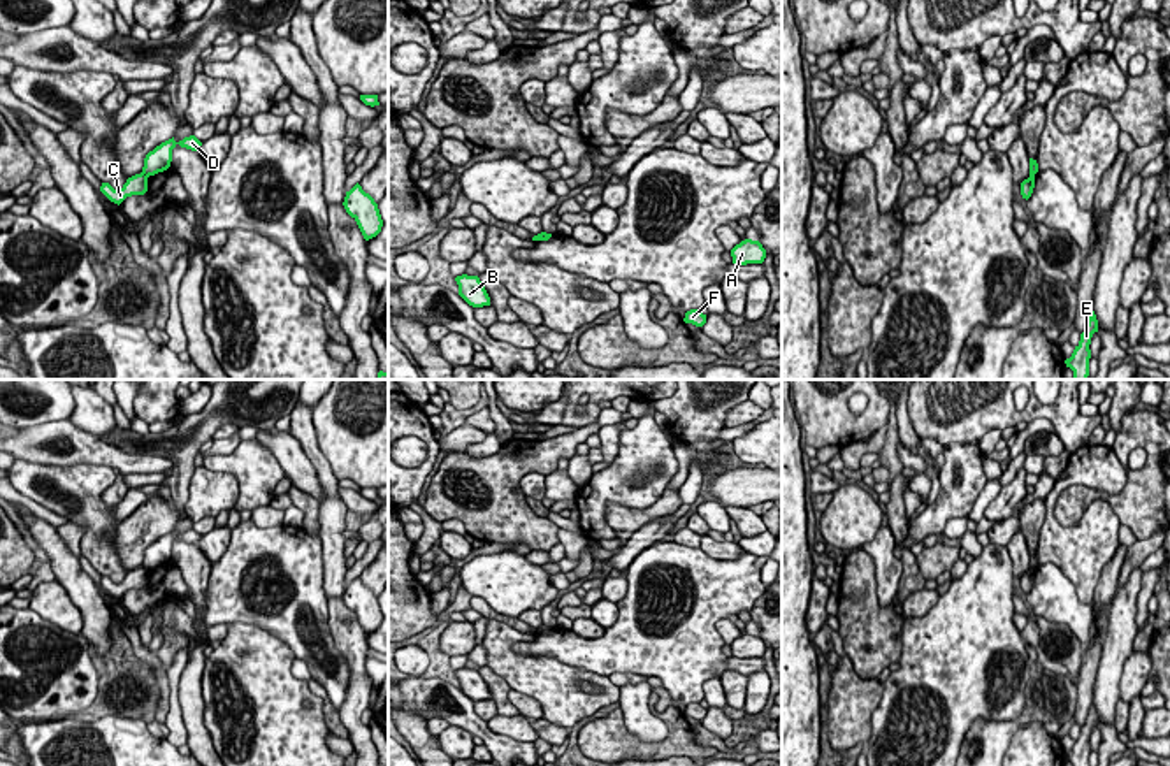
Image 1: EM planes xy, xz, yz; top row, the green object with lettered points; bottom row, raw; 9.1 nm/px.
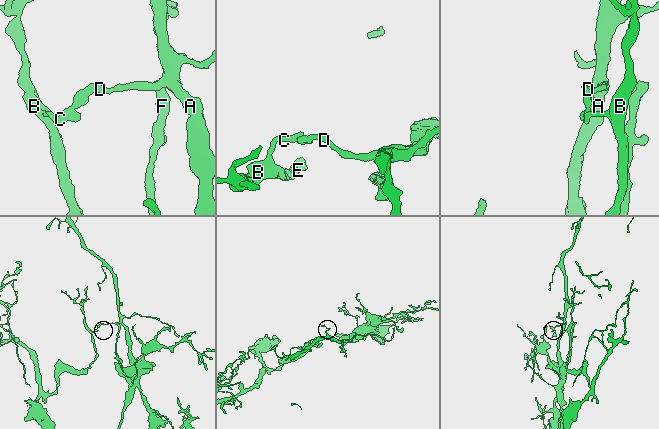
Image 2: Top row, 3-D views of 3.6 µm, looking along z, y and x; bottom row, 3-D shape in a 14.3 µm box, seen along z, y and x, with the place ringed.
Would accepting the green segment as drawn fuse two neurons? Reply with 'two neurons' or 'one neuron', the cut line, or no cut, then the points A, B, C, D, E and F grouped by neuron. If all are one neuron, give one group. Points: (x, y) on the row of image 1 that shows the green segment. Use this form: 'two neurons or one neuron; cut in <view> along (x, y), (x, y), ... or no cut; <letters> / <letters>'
two neurons; cut in xy along (141, 173), (148, 176); A D / B C E F

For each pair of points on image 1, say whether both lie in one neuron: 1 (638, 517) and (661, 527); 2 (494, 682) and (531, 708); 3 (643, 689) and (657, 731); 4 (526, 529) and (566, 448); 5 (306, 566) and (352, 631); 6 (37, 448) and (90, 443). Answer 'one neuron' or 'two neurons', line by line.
1: two neurons
2: one neuron
3: one neuron
4: one neuron
5: two neurons
6: one neuron

